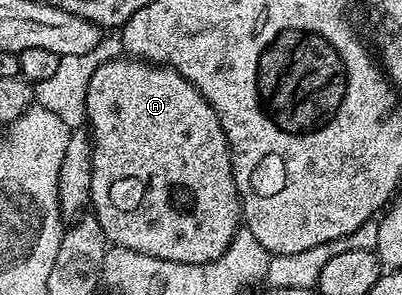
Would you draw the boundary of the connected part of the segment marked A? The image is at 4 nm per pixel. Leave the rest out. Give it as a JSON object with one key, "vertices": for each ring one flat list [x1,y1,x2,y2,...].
{"vertices":[[134,57,109,60,93,73,92,81,89,83,86,122,89,124,93,140,89,203,90,206,95,206,92,207,93,213,101,229,114,246,133,249,137,253,145,253,149,257,157,257,174,263,212,263,225,253,225,249,229,249,235,232,240,230,243,214,243,206,239,203,237,185,233,177,231,147,227,144,225,129,221,129,221,121,213,105,205,101,203,94,188,79,181,77,181,73,177,73,172,67,144,63,143,60]]}

